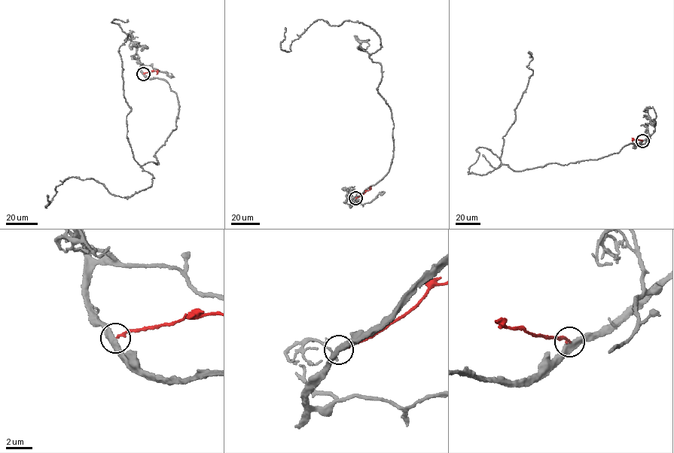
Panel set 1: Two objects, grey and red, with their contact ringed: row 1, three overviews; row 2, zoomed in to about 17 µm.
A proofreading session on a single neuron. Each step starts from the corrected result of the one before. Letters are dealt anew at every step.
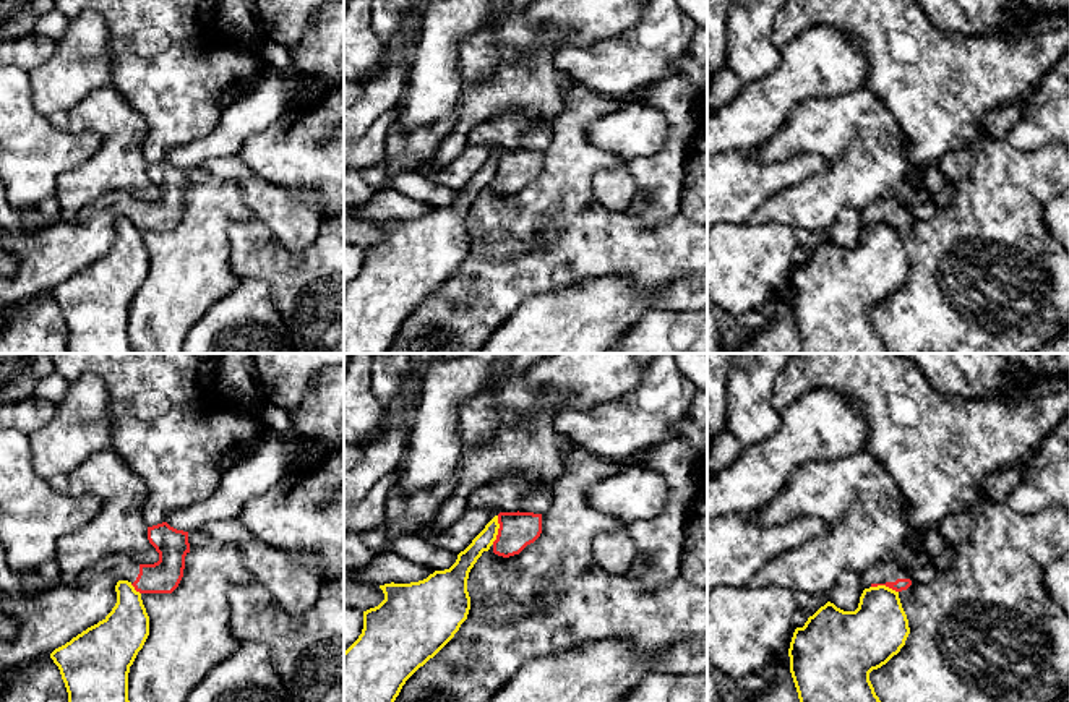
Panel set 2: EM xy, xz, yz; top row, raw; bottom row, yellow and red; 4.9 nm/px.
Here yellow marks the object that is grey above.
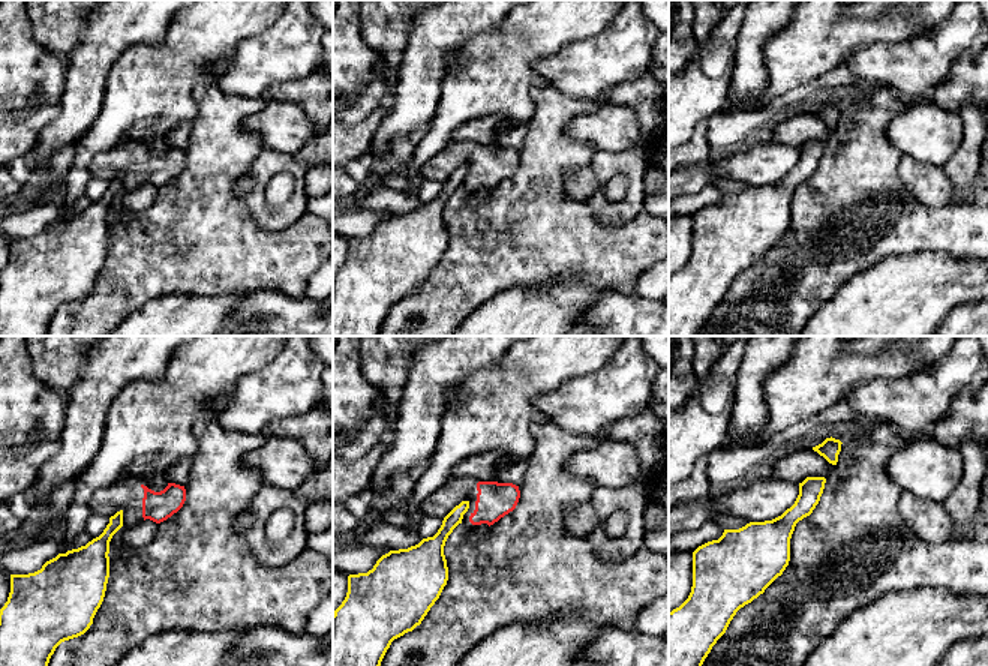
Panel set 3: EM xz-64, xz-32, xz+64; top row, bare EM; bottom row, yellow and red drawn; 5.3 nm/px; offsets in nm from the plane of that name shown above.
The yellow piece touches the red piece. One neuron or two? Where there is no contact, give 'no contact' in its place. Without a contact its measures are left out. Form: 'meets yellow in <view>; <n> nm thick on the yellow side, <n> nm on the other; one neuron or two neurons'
meets yellow in xz; 90 nm thick on the yellow side, 180 nm on the other; two neurons

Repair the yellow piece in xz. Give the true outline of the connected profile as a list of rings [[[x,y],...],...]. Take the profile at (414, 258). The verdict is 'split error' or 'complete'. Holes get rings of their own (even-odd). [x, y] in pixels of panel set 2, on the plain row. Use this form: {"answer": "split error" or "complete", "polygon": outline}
{"answer": "complete", "polygon": [[[495,152],[472,180],[457,191],[449,206],[435,208],[419,219],[380,222],[384,237],[378,243],[363,248],[362,271],[344,289],[344,353],[388,353],[406,318],[454,274],[470,246],[469,209],[482,190],[490,186],[498,165],[498,152]]]}

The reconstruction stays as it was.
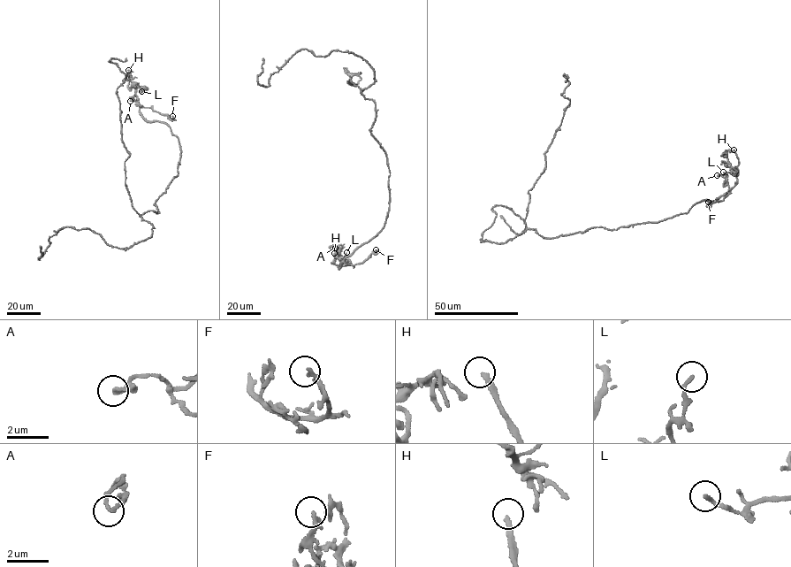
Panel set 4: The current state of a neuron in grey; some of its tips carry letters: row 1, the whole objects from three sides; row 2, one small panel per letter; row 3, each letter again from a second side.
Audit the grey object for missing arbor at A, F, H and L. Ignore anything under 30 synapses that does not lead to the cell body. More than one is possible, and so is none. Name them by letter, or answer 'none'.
H

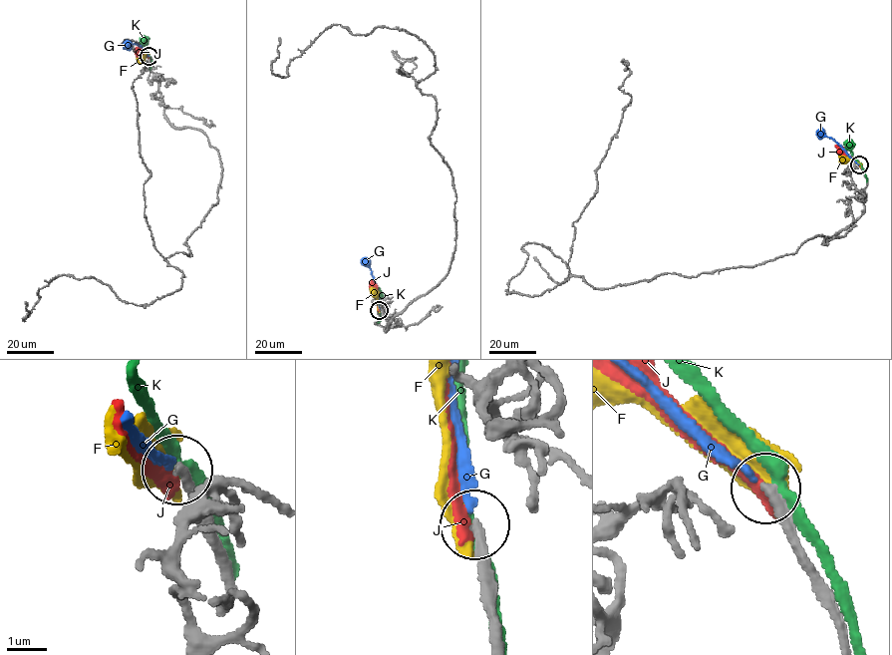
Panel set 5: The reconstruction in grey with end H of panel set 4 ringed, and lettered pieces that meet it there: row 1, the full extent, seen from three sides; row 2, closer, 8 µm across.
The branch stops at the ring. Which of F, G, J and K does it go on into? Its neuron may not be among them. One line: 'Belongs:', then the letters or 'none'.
Belongs: none

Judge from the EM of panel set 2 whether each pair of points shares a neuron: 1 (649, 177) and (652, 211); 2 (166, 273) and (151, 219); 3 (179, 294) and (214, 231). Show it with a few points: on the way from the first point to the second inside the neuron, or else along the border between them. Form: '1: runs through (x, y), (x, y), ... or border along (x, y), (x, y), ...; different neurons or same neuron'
1: runs through (657, 185), (659, 203); same neuron
2: border along (184, 206), (180, 219), (171, 229), (141, 231); different neurons
3: runs through (185, 278), (198, 247); same neuron

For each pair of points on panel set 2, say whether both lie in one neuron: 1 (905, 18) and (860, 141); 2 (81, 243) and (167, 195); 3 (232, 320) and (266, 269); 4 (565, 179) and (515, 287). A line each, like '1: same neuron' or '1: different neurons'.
1: different neurons
2: same neuron
3: different neurons
4: same neuron

